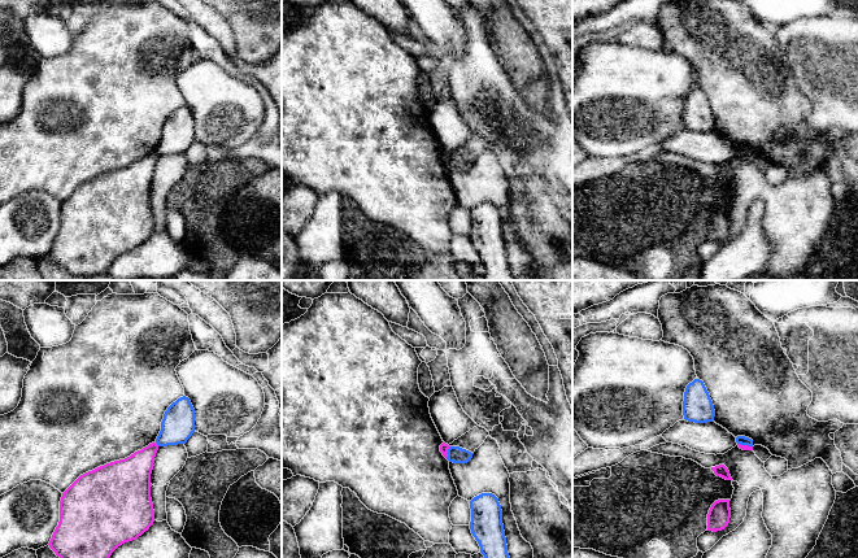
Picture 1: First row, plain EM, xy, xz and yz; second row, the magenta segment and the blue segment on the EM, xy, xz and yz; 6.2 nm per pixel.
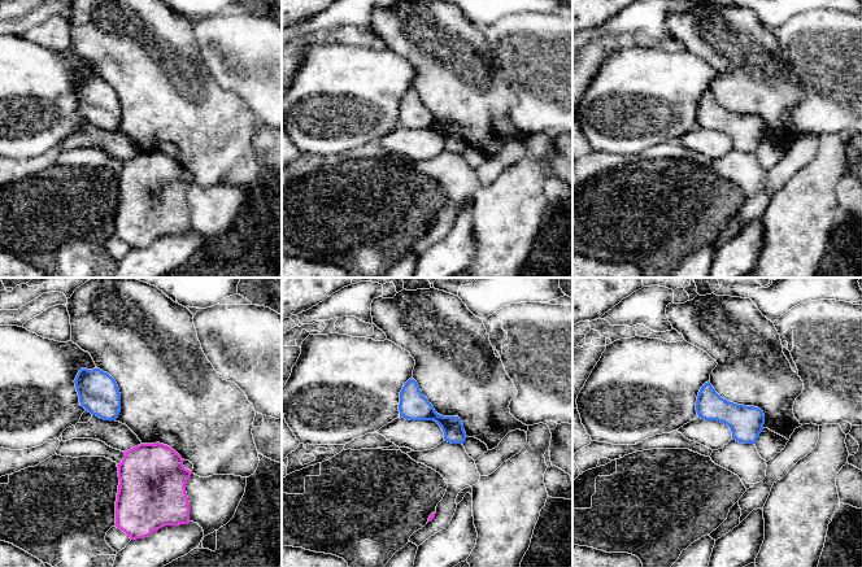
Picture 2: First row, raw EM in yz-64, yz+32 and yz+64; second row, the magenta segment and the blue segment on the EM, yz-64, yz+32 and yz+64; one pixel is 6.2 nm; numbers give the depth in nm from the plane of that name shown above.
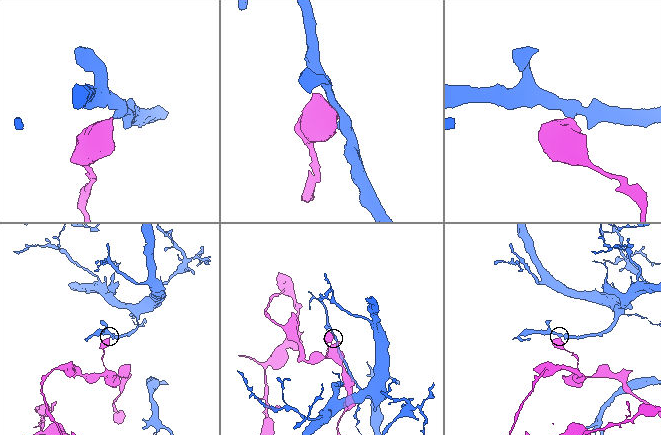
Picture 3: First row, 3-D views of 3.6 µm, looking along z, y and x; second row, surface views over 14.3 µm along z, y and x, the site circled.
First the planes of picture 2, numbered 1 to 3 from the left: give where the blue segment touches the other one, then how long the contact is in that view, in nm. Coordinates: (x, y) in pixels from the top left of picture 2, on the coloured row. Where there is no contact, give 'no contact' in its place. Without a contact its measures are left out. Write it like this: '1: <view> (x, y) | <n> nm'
1: no contact
2: no contact
3: no contact

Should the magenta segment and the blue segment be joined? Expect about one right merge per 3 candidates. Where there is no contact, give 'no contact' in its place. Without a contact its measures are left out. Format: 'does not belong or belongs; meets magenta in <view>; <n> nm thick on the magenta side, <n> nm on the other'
does not belong; meets magenta in xy; 220 nm thick on the magenta side, 200 nm on the other

